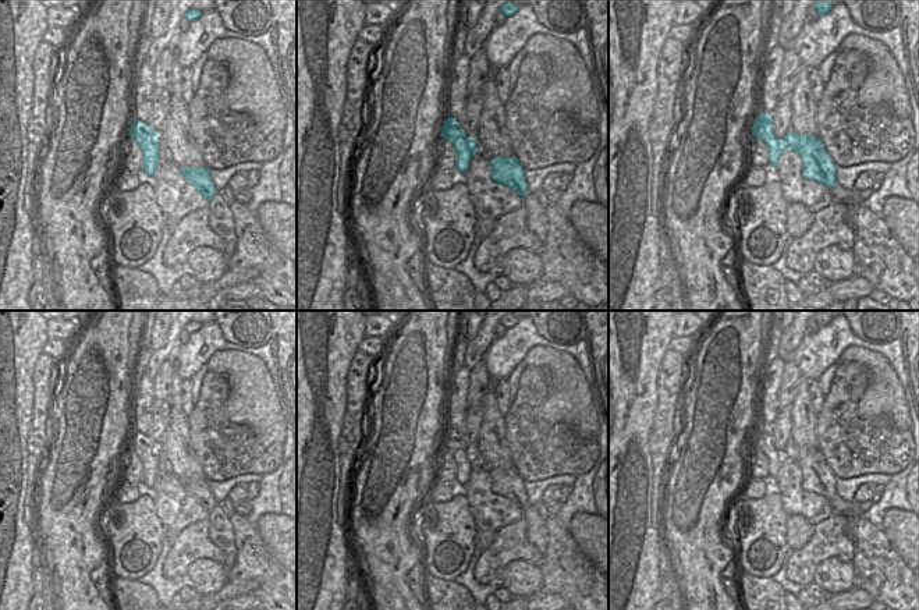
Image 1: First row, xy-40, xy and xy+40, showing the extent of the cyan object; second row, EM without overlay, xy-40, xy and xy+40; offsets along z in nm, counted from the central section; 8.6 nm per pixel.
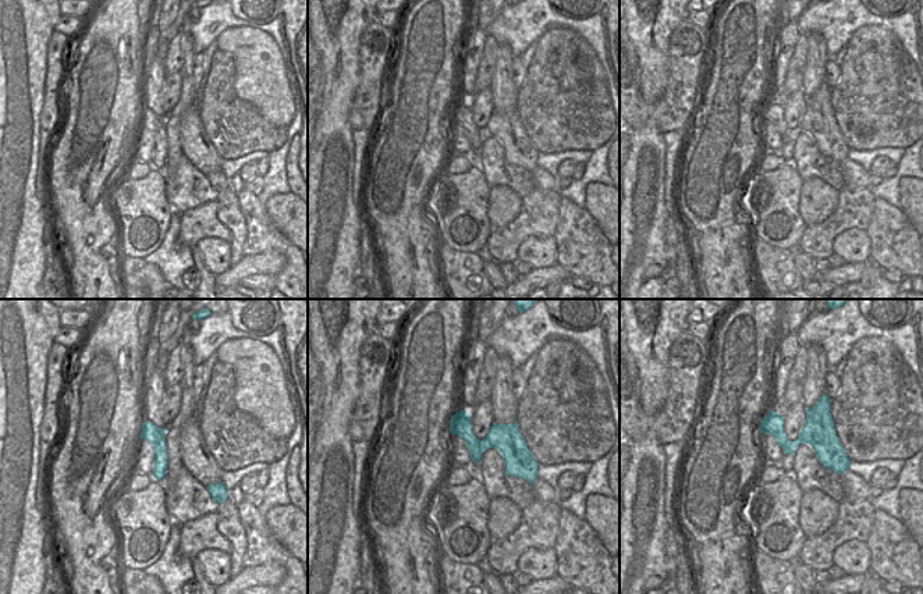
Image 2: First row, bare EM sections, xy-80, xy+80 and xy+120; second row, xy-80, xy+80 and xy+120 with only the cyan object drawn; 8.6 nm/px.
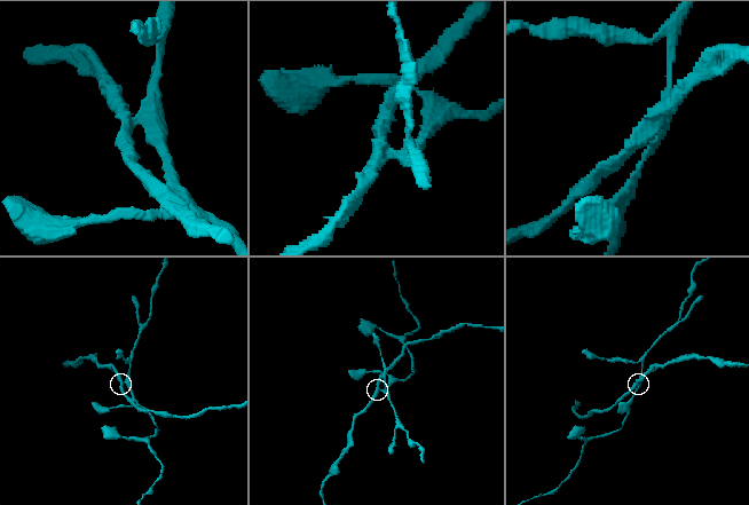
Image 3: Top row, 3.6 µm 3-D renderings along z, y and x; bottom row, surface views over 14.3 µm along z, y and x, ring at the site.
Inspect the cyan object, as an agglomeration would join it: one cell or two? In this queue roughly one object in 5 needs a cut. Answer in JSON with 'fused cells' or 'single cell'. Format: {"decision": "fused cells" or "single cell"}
{"decision": "fused cells"}

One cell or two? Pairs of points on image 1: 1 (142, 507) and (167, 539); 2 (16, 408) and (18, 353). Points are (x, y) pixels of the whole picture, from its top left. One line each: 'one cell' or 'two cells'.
1: two cells
2: one cell

